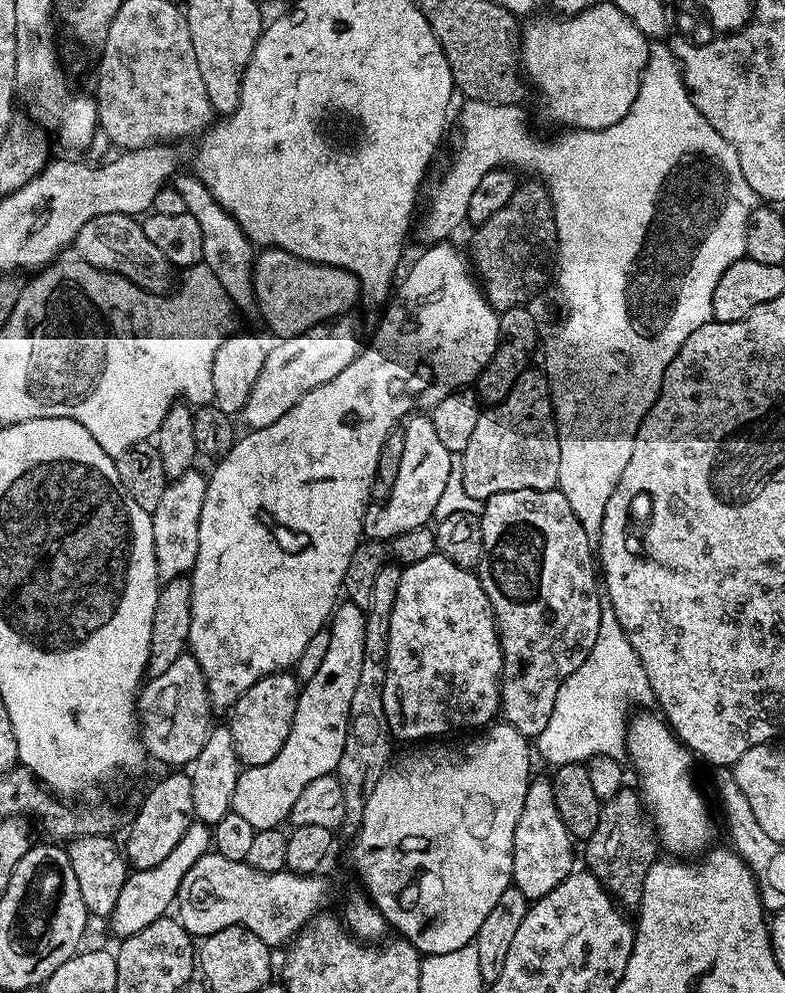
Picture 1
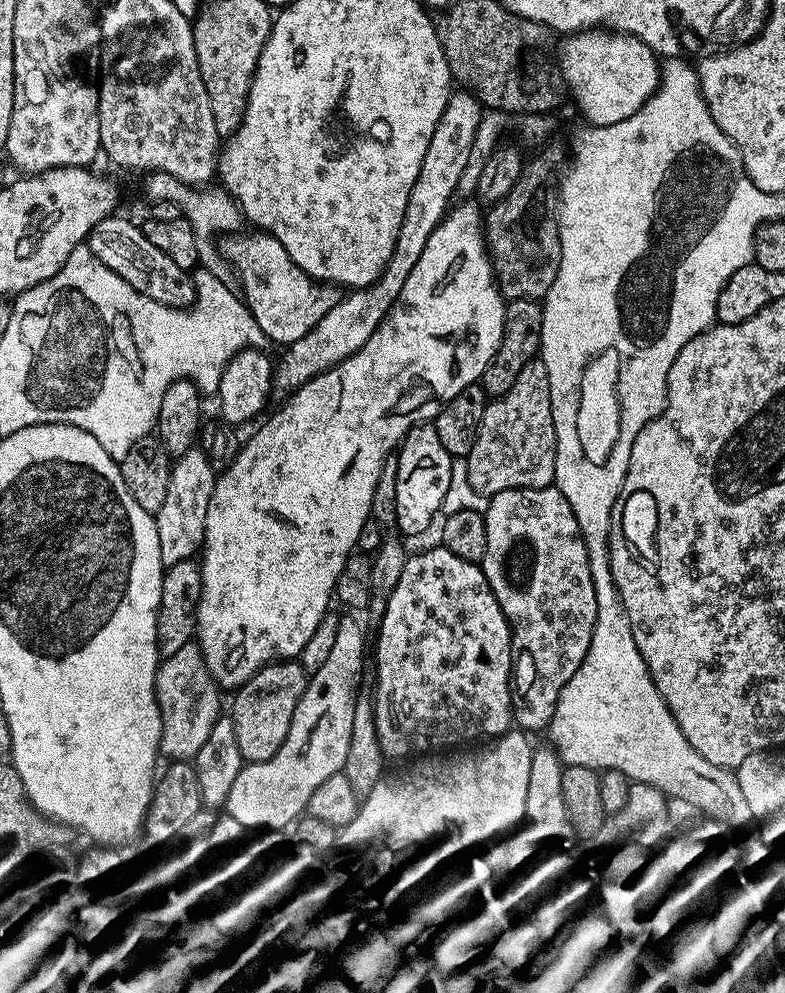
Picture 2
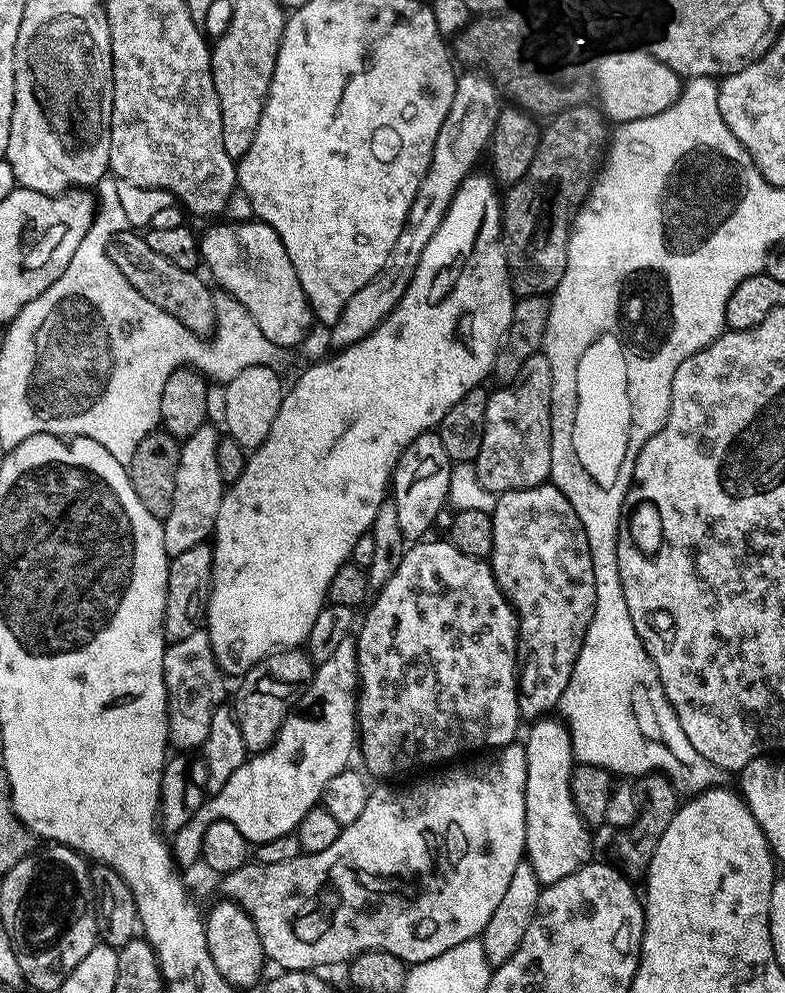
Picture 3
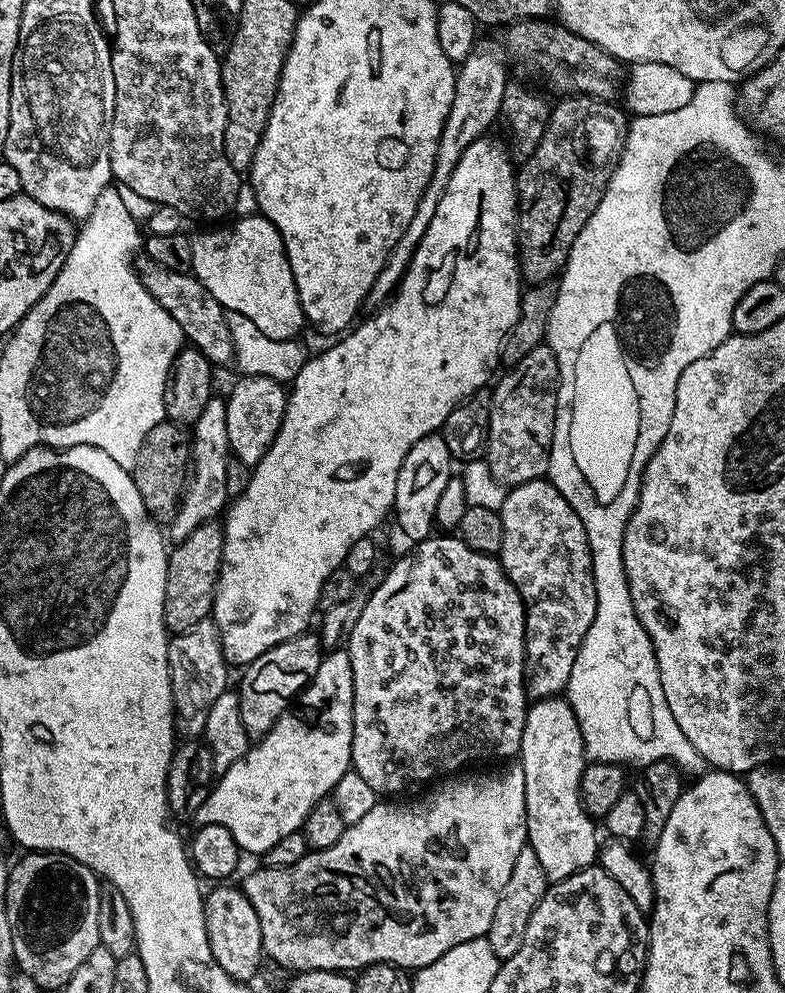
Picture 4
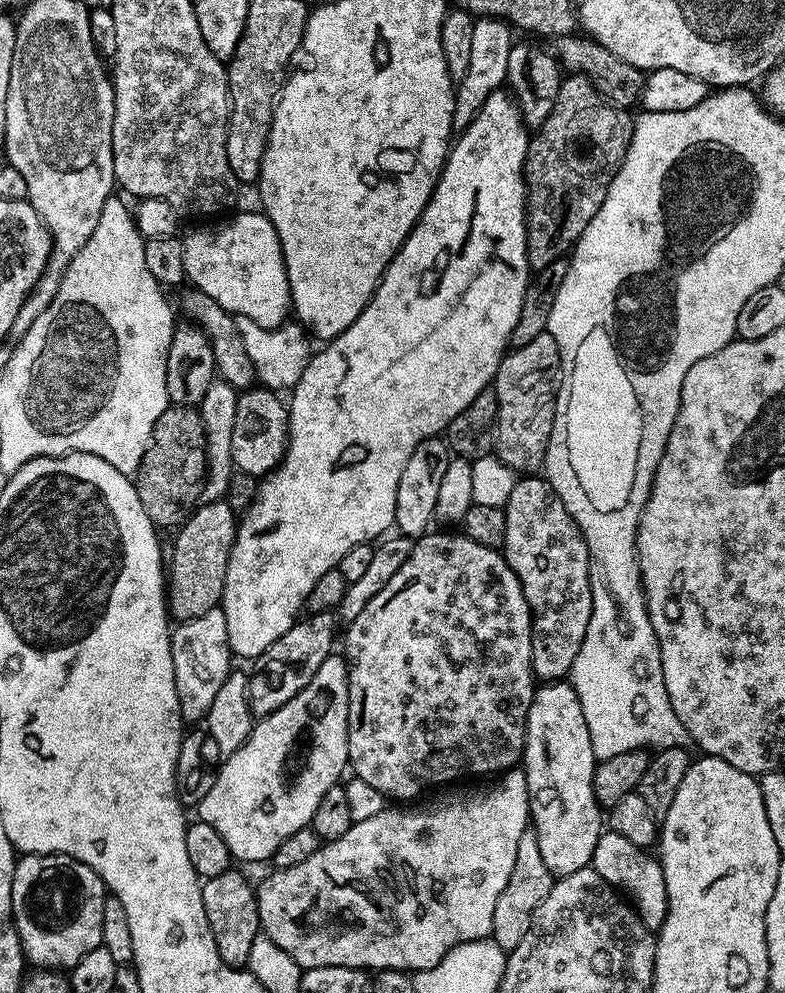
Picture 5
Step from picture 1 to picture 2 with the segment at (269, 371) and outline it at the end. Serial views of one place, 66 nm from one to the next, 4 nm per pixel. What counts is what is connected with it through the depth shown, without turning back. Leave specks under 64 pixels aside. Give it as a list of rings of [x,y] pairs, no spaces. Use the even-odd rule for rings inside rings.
[[[456,90],[449,96],[446,110],[430,138],[426,158],[422,158],[418,178],[410,190],[410,198],[402,214],[402,226],[398,226],[390,262],[386,262],[377,280],[349,291],[328,311],[326,318],[318,321],[305,336],[298,338],[298,342],[287,345],[285,352],[288,353],[280,361],[277,359],[274,364],[272,387],[277,393],[295,392],[297,388],[310,382],[310,378],[350,358],[355,352],[362,350],[366,342],[370,342],[370,334],[378,330],[385,316],[391,312],[398,294],[402,294],[406,278],[410,278],[410,273],[414,271],[414,266],[422,255],[422,249],[425,248],[426,242],[430,242],[430,234],[434,234],[434,230],[450,210],[453,203],[452,195],[454,197],[457,195],[460,179],[472,157],[472,147],[478,134],[481,115],[482,105],[471,92]]]

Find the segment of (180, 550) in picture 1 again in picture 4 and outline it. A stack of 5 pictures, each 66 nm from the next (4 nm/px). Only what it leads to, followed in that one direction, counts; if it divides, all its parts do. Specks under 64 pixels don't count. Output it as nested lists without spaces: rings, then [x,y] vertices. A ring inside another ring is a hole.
[[[210,399],[206,402],[206,410],[202,410],[202,414],[196,419],[196,423],[191,425],[192,462],[190,475],[186,481],[184,494],[180,497],[180,506],[176,511],[176,517],[171,520],[166,528],[167,535],[169,537],[172,535],[173,541],[185,540],[187,536],[194,534],[194,530],[198,530],[198,526],[202,526],[207,520],[216,520],[225,511],[226,505],[229,503],[230,499],[226,492],[226,466],[230,457],[231,446],[226,432],[226,408],[227,406],[223,399]]]

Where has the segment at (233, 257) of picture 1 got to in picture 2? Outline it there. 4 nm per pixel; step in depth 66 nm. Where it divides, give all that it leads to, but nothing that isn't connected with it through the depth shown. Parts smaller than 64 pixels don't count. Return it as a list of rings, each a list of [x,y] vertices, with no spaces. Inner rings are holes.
[[[165,172],[151,173],[145,180],[148,181],[144,184],[144,192],[149,196],[149,201],[174,202],[174,206],[178,206],[181,216],[190,222],[190,226],[194,226],[194,238],[198,238],[199,267],[205,268],[208,271],[205,273],[211,279],[229,286],[235,285],[237,283],[235,271],[218,247],[218,236],[216,240],[216,232],[232,234],[239,229],[236,228],[239,224],[245,223],[244,214],[236,204],[235,196],[231,196],[229,192],[223,190],[208,192],[212,190],[204,186],[178,182],[178,178]]]

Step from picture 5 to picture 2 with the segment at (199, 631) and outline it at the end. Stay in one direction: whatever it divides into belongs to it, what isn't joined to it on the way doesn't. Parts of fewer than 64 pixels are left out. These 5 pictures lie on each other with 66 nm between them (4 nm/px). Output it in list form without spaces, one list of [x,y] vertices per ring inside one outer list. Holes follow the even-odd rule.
[[[199,643],[182,646],[174,654],[163,657],[156,669],[156,701],[162,718],[162,734],[159,751],[176,762],[191,761],[202,750],[214,722],[221,719],[221,689],[206,666]]]

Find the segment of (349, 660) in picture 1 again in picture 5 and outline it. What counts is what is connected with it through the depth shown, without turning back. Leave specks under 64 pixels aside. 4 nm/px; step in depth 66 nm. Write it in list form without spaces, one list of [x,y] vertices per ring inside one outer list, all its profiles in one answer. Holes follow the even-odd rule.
[[[333,654],[326,658],[326,662],[322,662],[322,666],[318,666],[318,674],[314,674],[314,678],[305,688],[300,691],[294,698],[290,698],[290,702],[286,702],[286,706],[278,706],[278,710],[274,710],[269,716],[259,717],[253,723],[250,738],[242,746],[238,746],[238,750],[227,753],[223,757],[224,765],[221,766],[220,772],[215,773],[216,781],[214,786],[210,786],[210,794],[206,794],[206,798],[202,798],[202,802],[198,806],[199,819],[205,820],[208,824],[214,826],[214,830],[218,830],[218,834],[222,834],[222,842],[226,842],[226,846],[230,850],[230,854],[237,861],[240,860],[264,860],[271,861],[274,850],[278,850],[278,846],[282,846],[282,842],[286,842],[286,838],[290,838],[290,834],[294,834],[294,830],[302,830],[309,827],[314,818],[314,810],[318,810],[318,802],[322,802],[322,798],[326,795],[326,790],[330,790],[330,786],[341,783],[340,775],[346,772],[349,767],[348,762],[348,662],[343,655]]]

